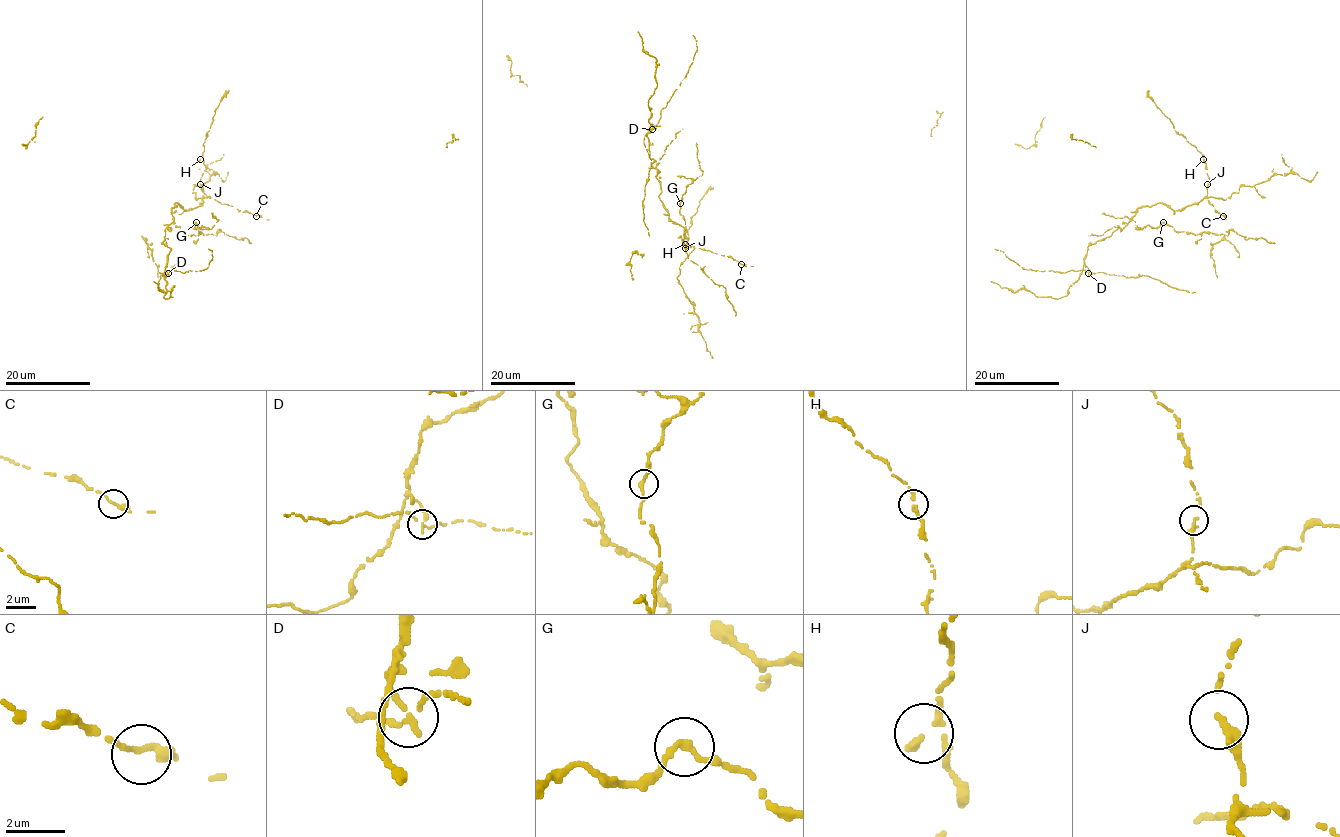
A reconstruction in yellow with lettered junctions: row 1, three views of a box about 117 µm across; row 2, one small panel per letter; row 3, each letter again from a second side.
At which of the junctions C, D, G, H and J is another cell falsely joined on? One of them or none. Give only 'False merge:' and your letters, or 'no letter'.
False merge: D

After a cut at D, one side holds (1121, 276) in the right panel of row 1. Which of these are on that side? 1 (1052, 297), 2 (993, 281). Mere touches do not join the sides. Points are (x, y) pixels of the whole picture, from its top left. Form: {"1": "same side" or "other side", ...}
{"1": "other side", "2": "other side"}

